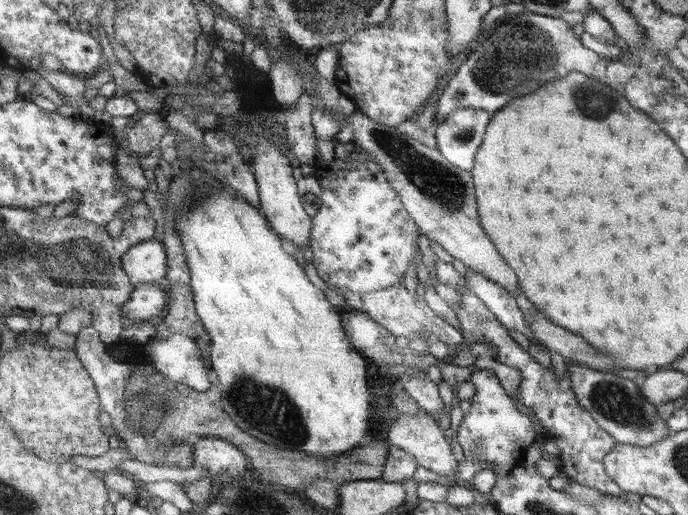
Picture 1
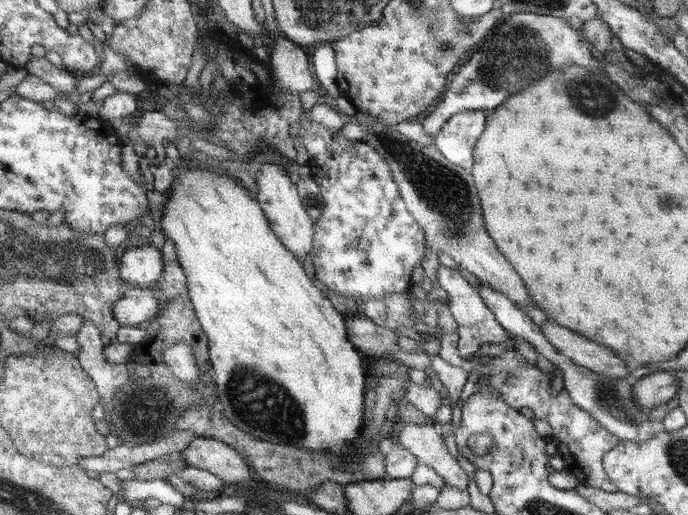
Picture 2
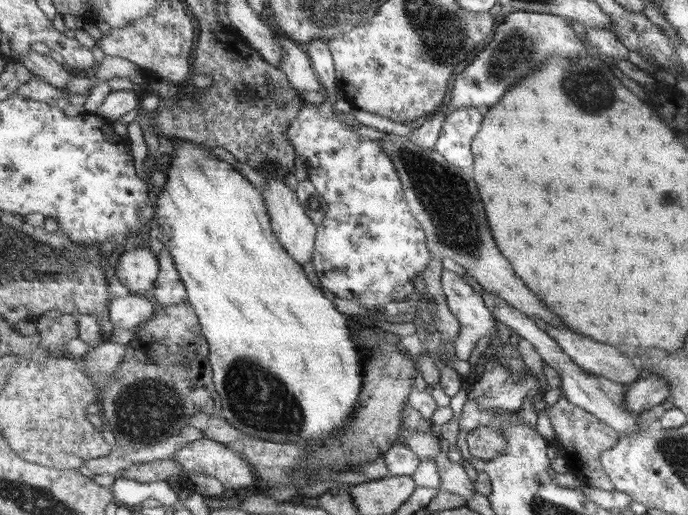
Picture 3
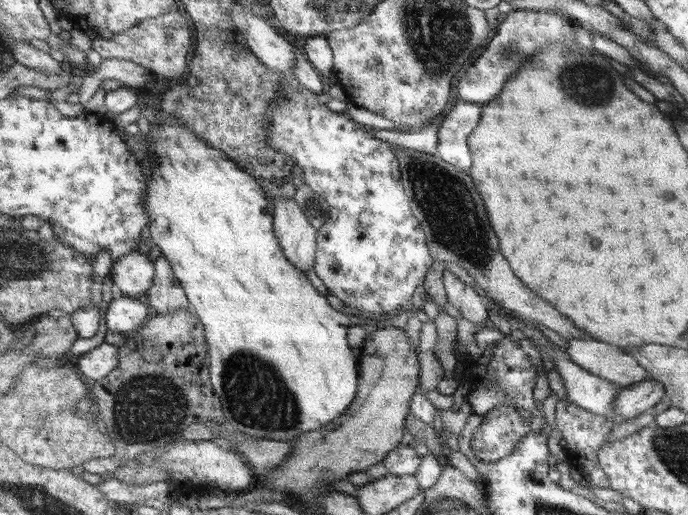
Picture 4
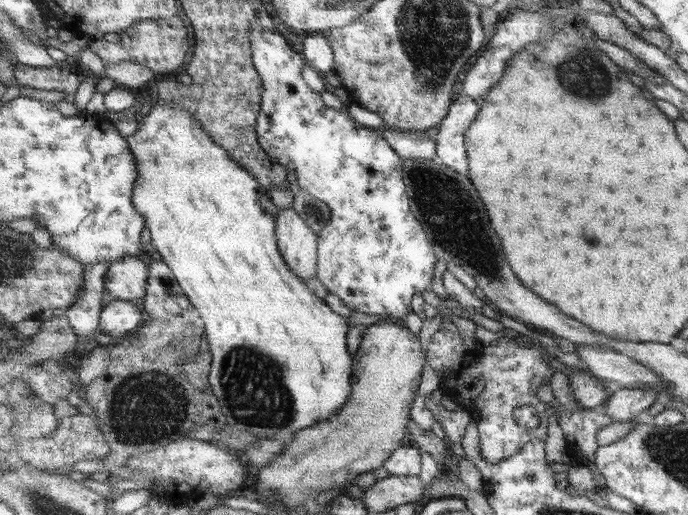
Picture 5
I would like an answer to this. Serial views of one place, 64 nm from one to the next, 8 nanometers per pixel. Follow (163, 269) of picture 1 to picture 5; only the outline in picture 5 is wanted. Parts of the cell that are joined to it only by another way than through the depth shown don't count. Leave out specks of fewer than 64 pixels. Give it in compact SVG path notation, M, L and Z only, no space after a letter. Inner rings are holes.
M128 256L113 261L106 274L105 290L114 300L141 302L147 294L149 284L149 259L143 256Z

